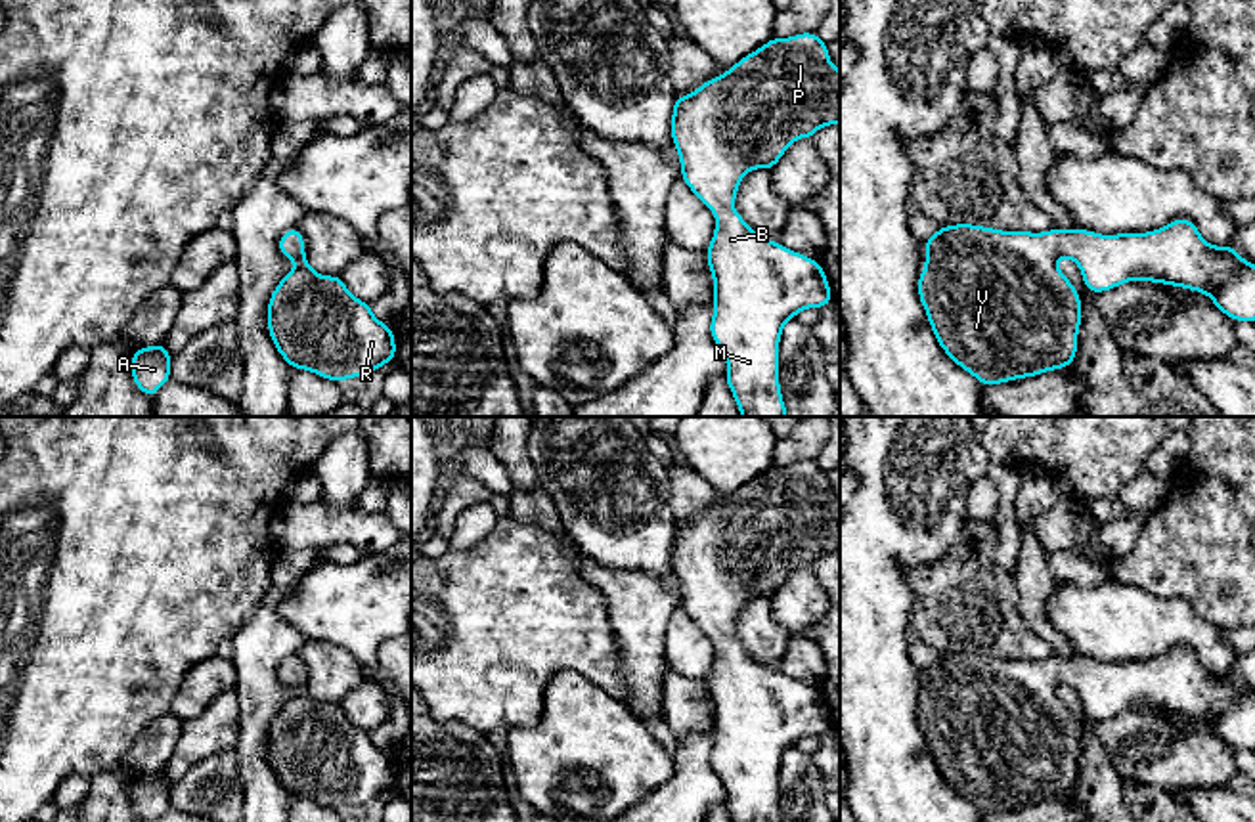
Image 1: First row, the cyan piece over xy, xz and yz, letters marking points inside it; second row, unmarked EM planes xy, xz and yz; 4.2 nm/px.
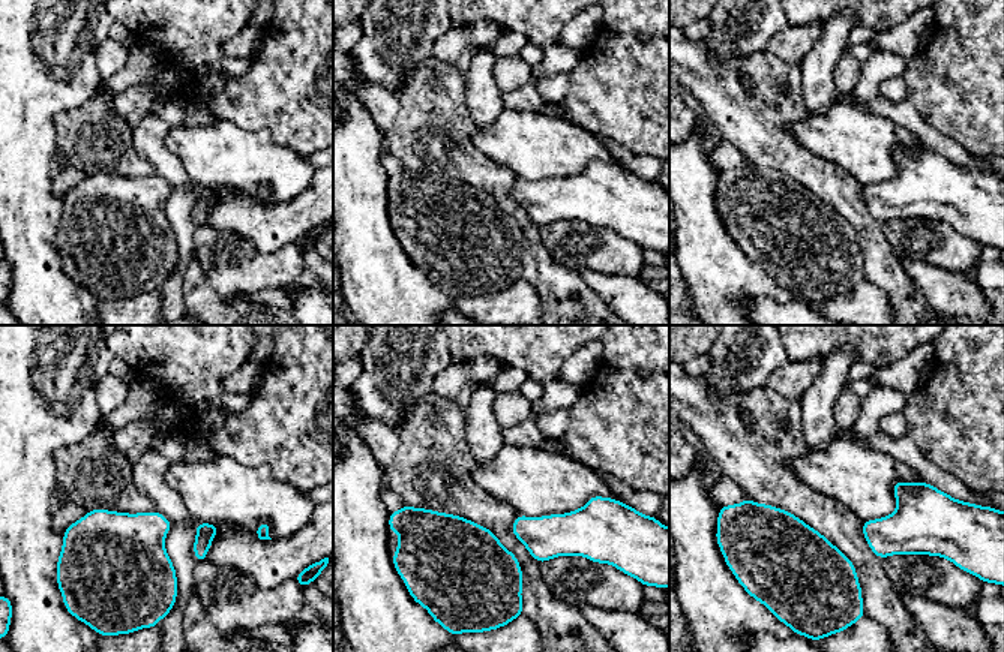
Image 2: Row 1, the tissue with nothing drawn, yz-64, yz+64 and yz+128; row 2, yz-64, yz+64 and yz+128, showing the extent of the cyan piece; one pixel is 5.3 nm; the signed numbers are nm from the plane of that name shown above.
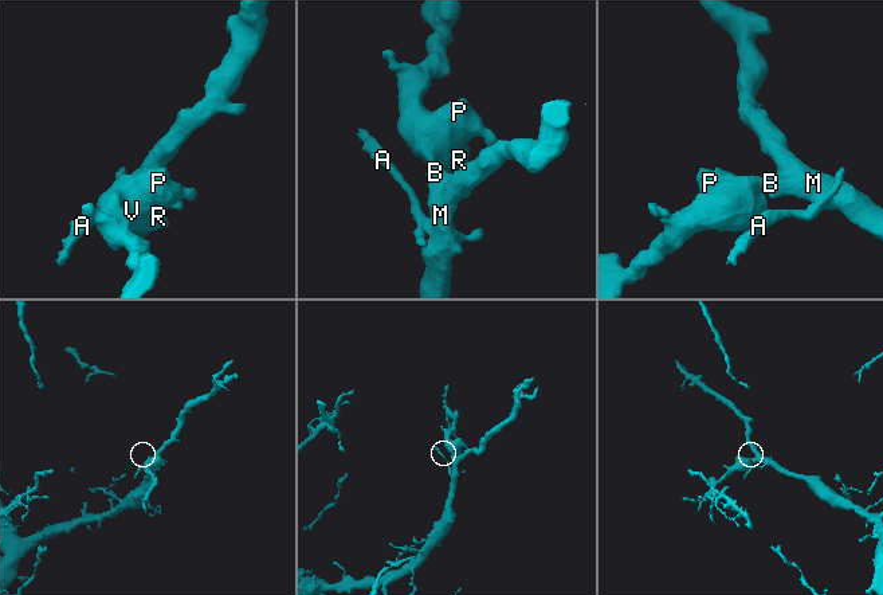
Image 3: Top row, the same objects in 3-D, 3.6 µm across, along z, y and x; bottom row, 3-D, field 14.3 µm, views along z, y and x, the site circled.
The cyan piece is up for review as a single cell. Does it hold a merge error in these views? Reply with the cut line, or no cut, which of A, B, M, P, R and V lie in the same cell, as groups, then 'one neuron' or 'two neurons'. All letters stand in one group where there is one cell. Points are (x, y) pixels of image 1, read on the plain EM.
no cut | A B M P R V | one neuron

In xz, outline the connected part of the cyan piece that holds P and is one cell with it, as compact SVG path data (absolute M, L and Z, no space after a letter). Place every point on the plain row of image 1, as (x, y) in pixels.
M817 461L773 465L694 520L675 524L670 560L681 589L681 608L716 642L706 679L714 705L710 765L725 784L731 822L781 822L779 770L784 751L805 736L821 738L832 730L819 688L760 665L735 640L737 617L746 600L771 598L792 570L813 568L828 552L840 552L840 499Z

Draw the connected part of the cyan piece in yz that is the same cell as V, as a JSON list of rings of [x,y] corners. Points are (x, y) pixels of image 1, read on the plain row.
[[[1190,646],[1146,661],[1100,663],[1089,658],[1002,660],[974,652],[941,654],[922,671],[926,696],[918,725],[941,778],[983,814],[1073,793],[1081,757],[1081,725],[1058,698],[1062,684],[1083,700],[1098,723],[1127,709],[1152,709],[1205,721],[1232,749],[1255,749],[1255,694],[1234,673],[1209,673]]]

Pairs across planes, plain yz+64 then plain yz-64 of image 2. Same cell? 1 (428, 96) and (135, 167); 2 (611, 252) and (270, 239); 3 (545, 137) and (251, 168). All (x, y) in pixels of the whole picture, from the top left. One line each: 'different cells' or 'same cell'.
1: same cell
2: different cells
3: same cell

